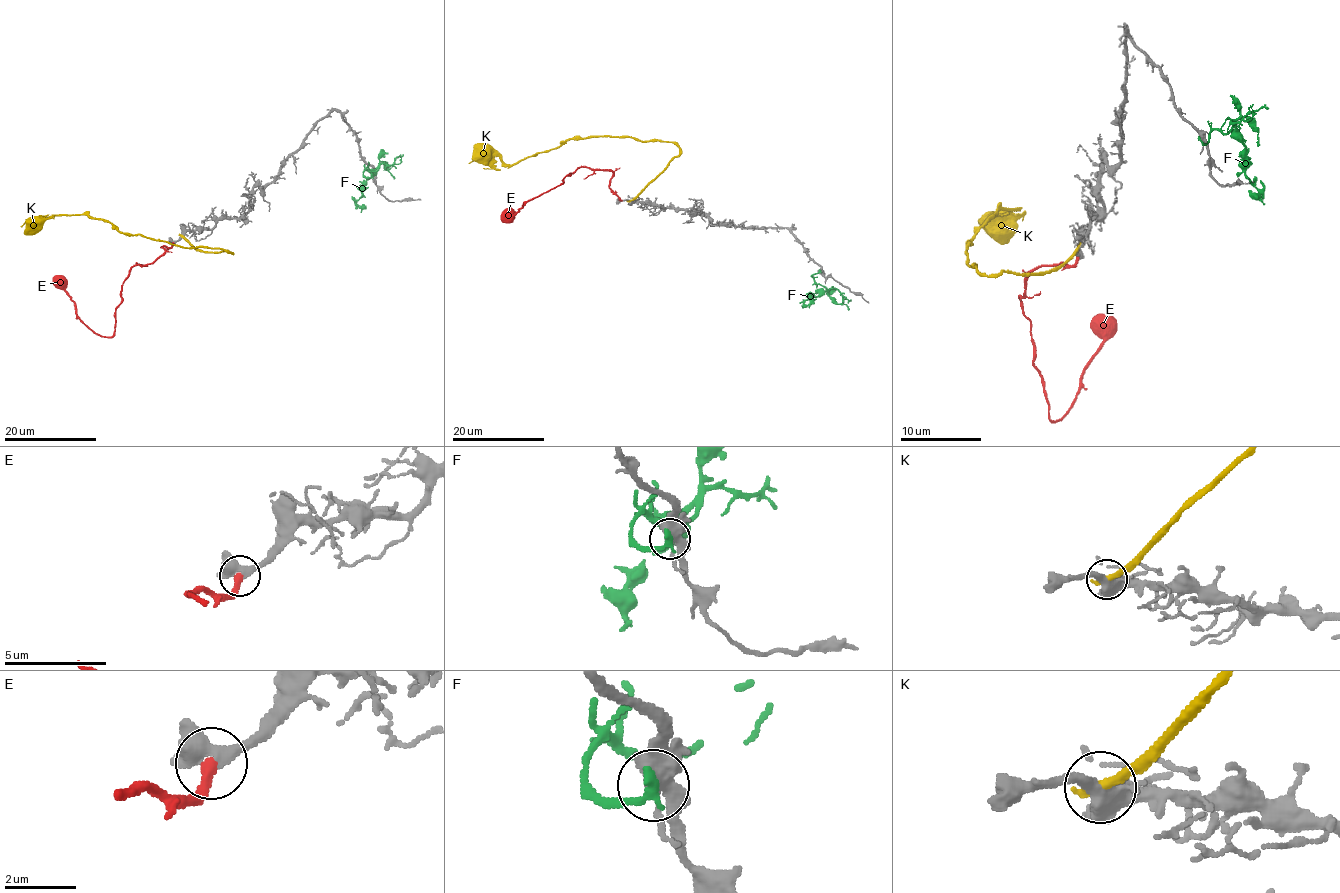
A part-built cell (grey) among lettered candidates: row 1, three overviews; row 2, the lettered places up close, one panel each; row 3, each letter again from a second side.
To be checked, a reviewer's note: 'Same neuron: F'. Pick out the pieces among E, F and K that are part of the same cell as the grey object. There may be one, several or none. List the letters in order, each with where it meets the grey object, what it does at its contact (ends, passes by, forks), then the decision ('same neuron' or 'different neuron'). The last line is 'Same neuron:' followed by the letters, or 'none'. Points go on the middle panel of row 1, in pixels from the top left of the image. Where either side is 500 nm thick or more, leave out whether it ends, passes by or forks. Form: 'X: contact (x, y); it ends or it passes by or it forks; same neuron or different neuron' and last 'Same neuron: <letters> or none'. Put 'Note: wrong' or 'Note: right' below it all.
E: contact (621, 200); it ends; same neuron
F: contact (820, 271); it ends; different neuron
K: contact (630, 201); it ends; different neuron
Same neuron: E
Note: wrong

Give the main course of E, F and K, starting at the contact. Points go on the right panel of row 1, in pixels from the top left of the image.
E: (1078, 257), (1040, 265), (1020, 295), (1052, 420), (1070, 408), (1104, 342), (1102, 313)
F: (1200, 141), (1206, 143), (1210, 133), (1219, 129), (1237, 137), (1245, 151), (1245, 177), (1259, 193), (1249, 191)
K: (1078, 245), (1048, 271), (983, 275), (967, 263), (973, 235), (999, 209), (1015, 209), (999, 215), (1013, 229)

